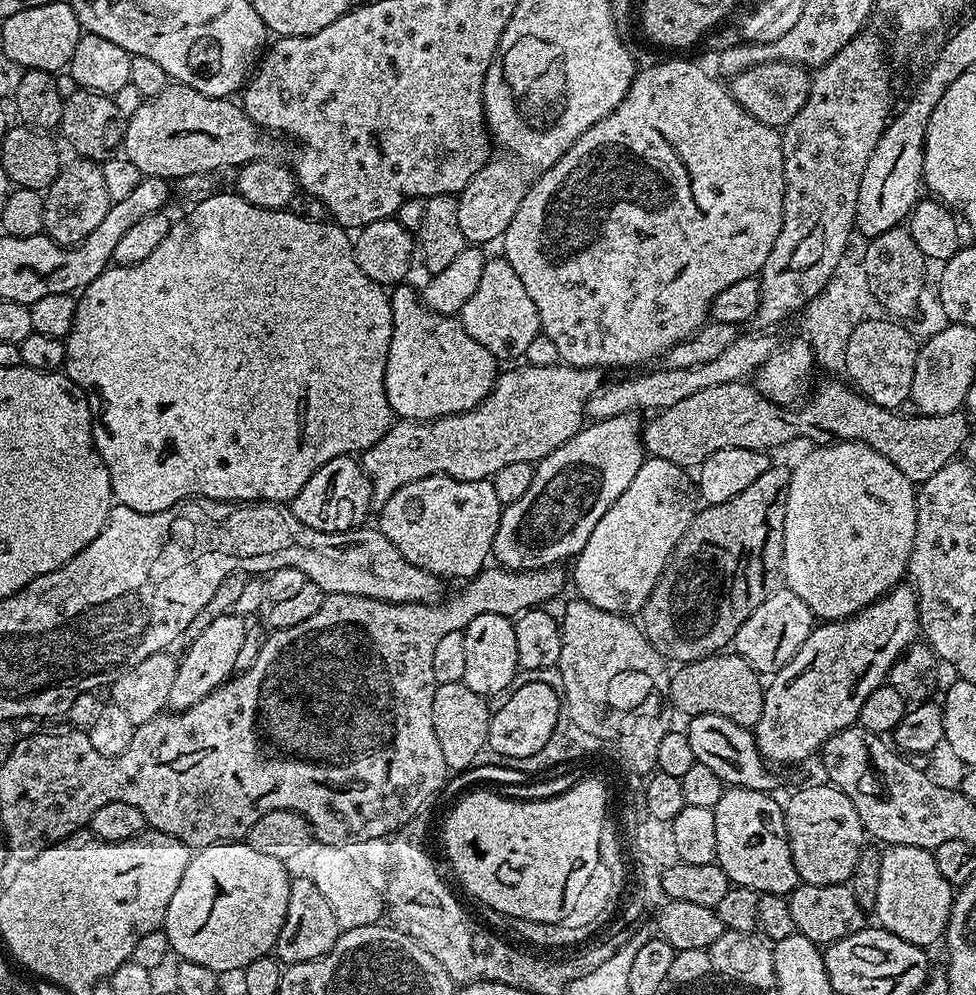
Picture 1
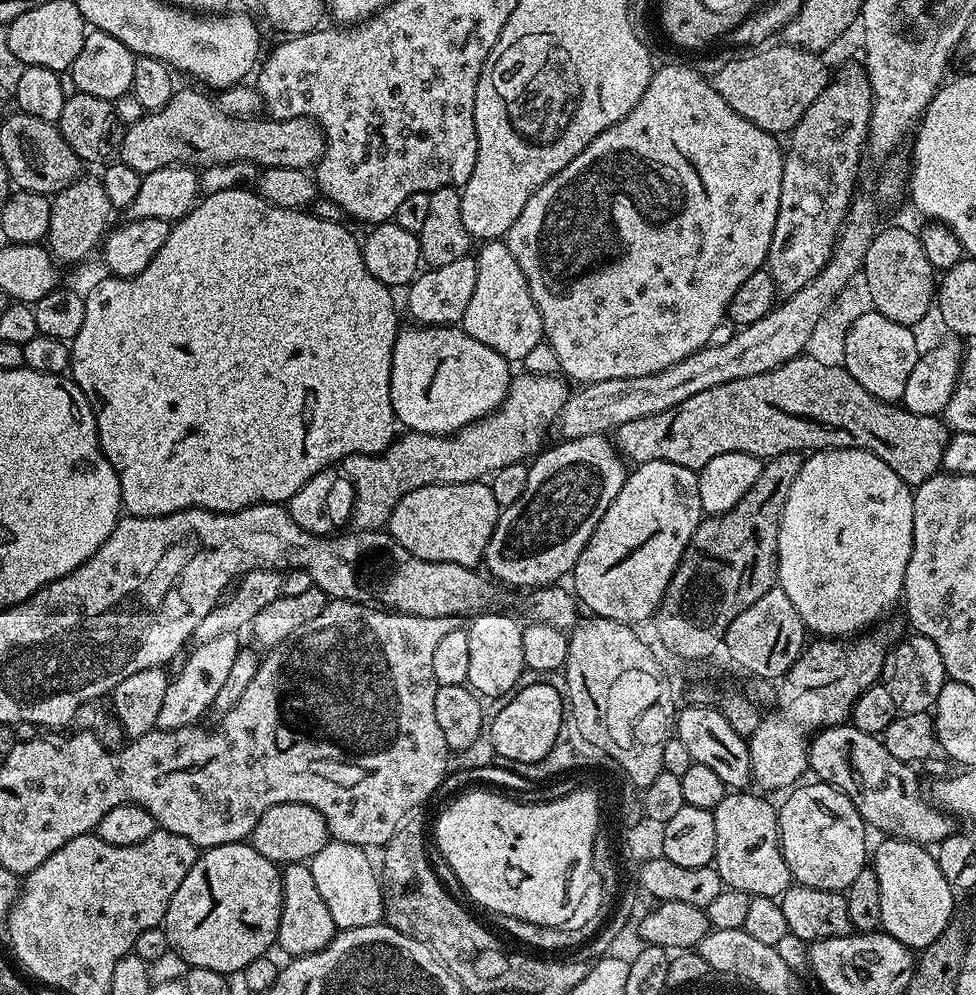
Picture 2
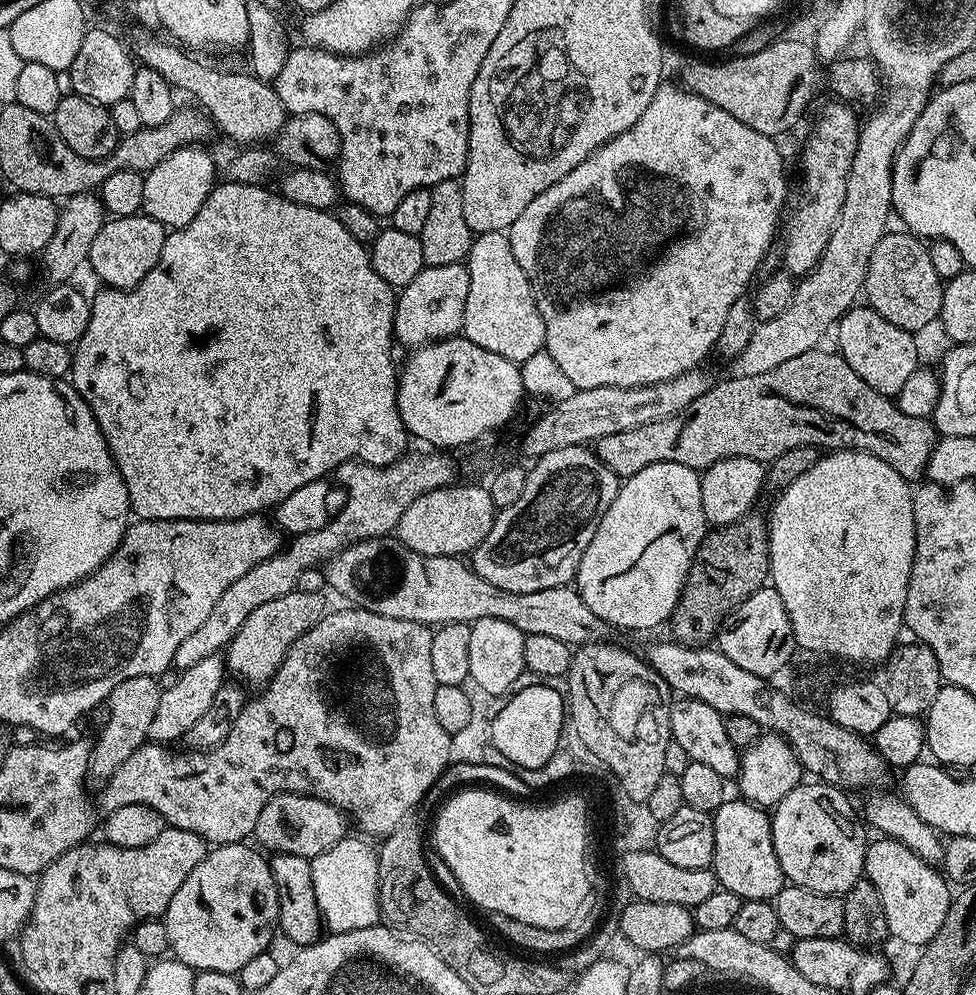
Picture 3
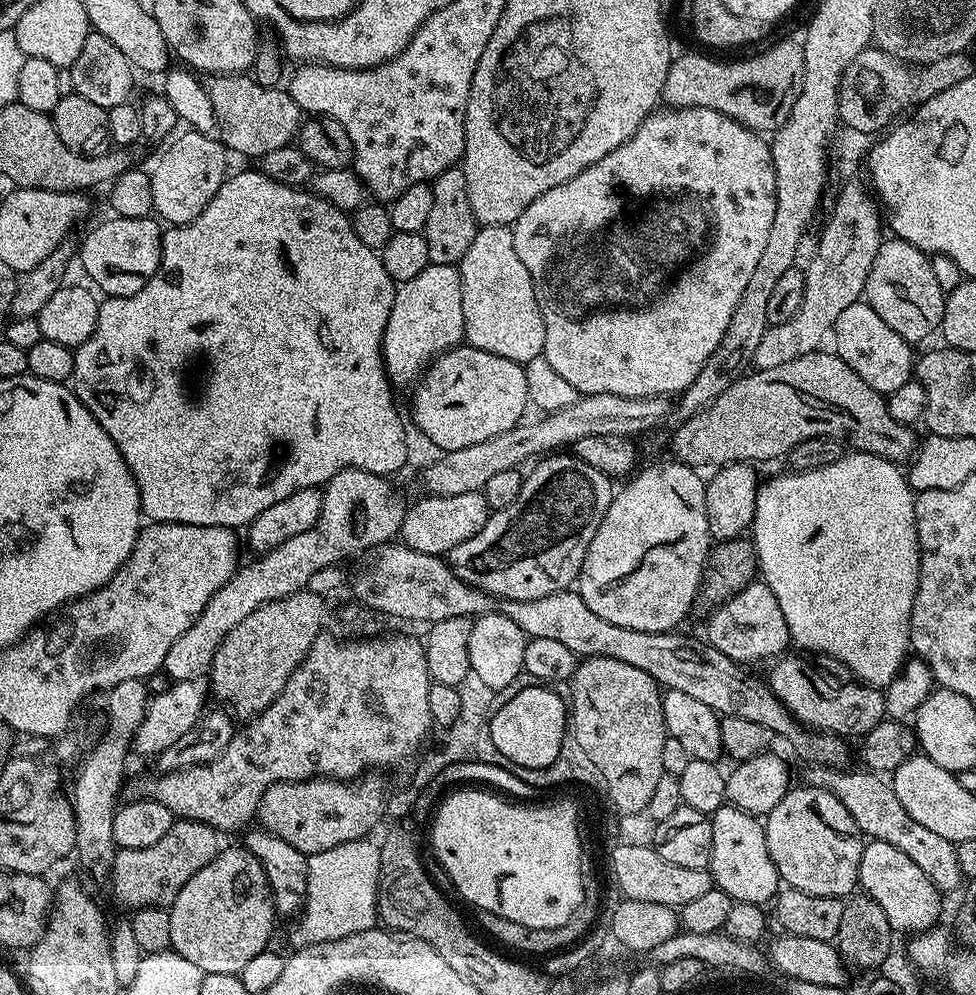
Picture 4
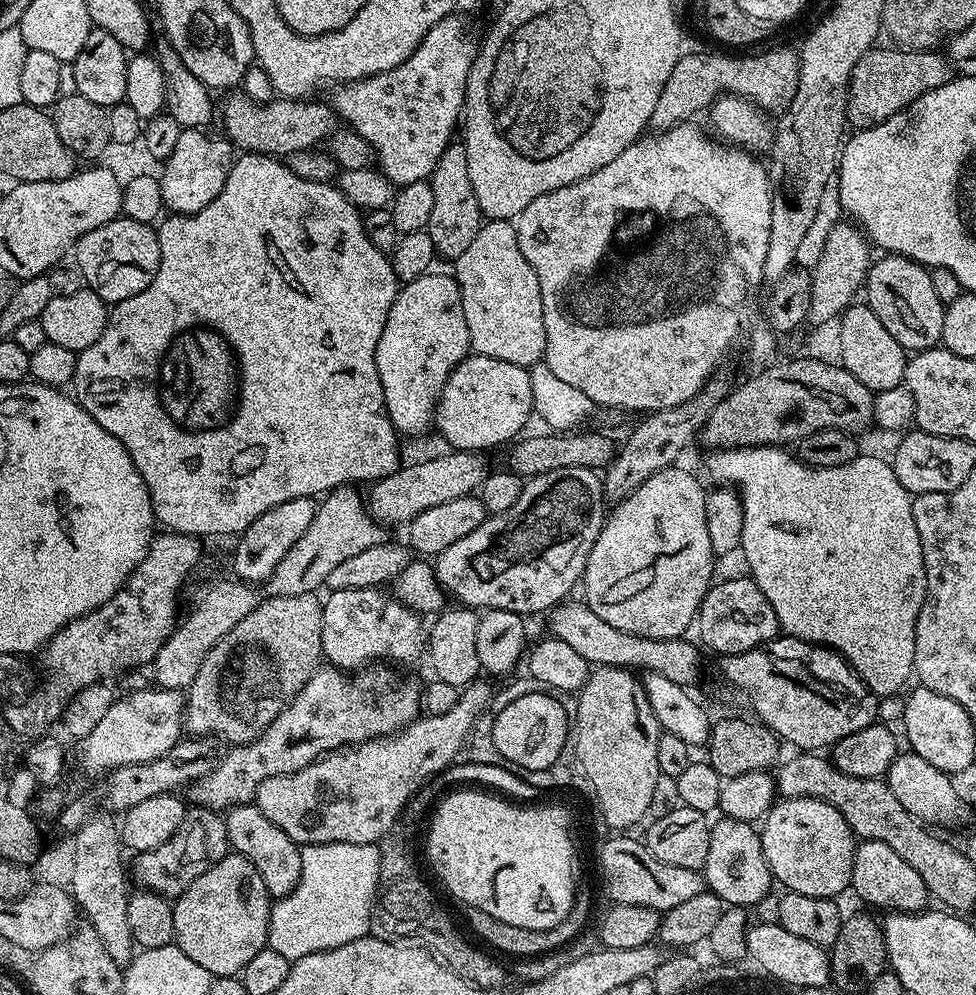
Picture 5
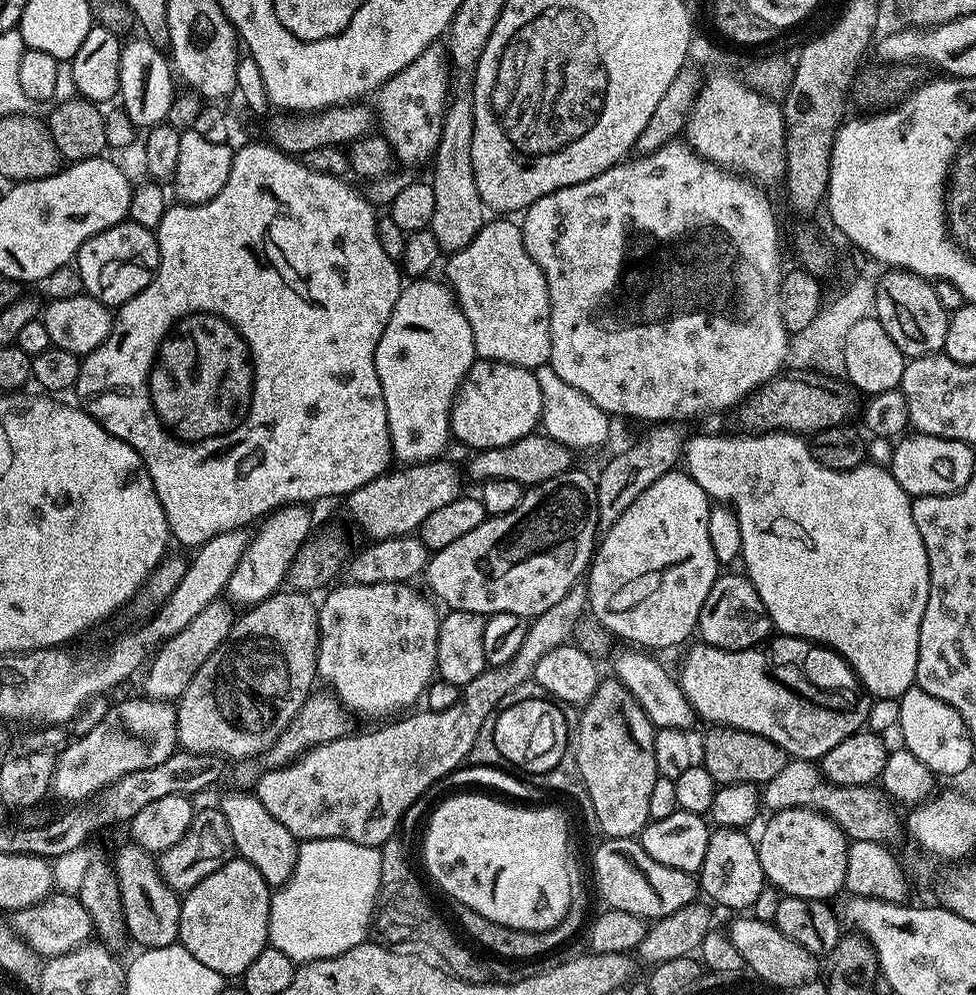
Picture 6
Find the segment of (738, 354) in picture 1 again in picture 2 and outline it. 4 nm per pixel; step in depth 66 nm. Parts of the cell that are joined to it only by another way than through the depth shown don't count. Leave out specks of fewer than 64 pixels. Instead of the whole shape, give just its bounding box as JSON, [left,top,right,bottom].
[554,194,877,440]

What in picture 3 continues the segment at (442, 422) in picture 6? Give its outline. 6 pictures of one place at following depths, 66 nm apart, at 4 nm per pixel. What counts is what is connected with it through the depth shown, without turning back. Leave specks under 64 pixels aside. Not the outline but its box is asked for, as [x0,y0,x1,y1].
[392,263,470,350]

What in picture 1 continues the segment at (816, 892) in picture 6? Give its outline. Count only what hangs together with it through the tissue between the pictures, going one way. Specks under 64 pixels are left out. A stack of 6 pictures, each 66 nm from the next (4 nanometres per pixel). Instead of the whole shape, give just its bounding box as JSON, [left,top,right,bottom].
[784,783,866,884]

